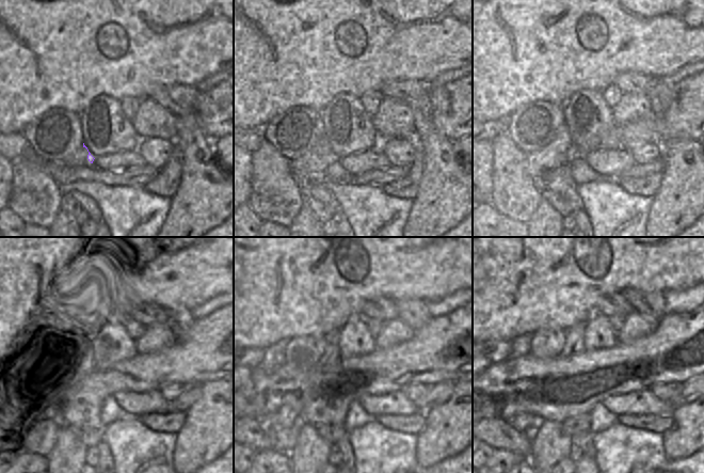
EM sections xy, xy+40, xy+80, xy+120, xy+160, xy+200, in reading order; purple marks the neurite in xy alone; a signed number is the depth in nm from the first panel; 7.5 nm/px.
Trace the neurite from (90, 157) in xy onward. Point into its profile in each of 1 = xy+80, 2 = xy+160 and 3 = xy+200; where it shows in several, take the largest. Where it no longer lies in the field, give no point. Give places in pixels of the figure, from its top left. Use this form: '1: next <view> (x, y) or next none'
1: next xy+80 (558, 153)
2: next xy+160 (330, 360)
3: next xy+200 (574, 335)

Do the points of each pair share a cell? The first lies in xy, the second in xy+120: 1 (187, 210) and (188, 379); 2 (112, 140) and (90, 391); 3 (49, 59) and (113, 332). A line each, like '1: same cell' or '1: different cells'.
1: different cells
2: different cells
3: different cells

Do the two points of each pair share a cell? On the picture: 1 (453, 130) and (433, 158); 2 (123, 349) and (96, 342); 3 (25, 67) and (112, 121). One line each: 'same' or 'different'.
1: different
2: same
3: different

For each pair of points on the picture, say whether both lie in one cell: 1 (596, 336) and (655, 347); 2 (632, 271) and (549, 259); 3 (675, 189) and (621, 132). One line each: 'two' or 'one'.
1: two
2: one
3: two

